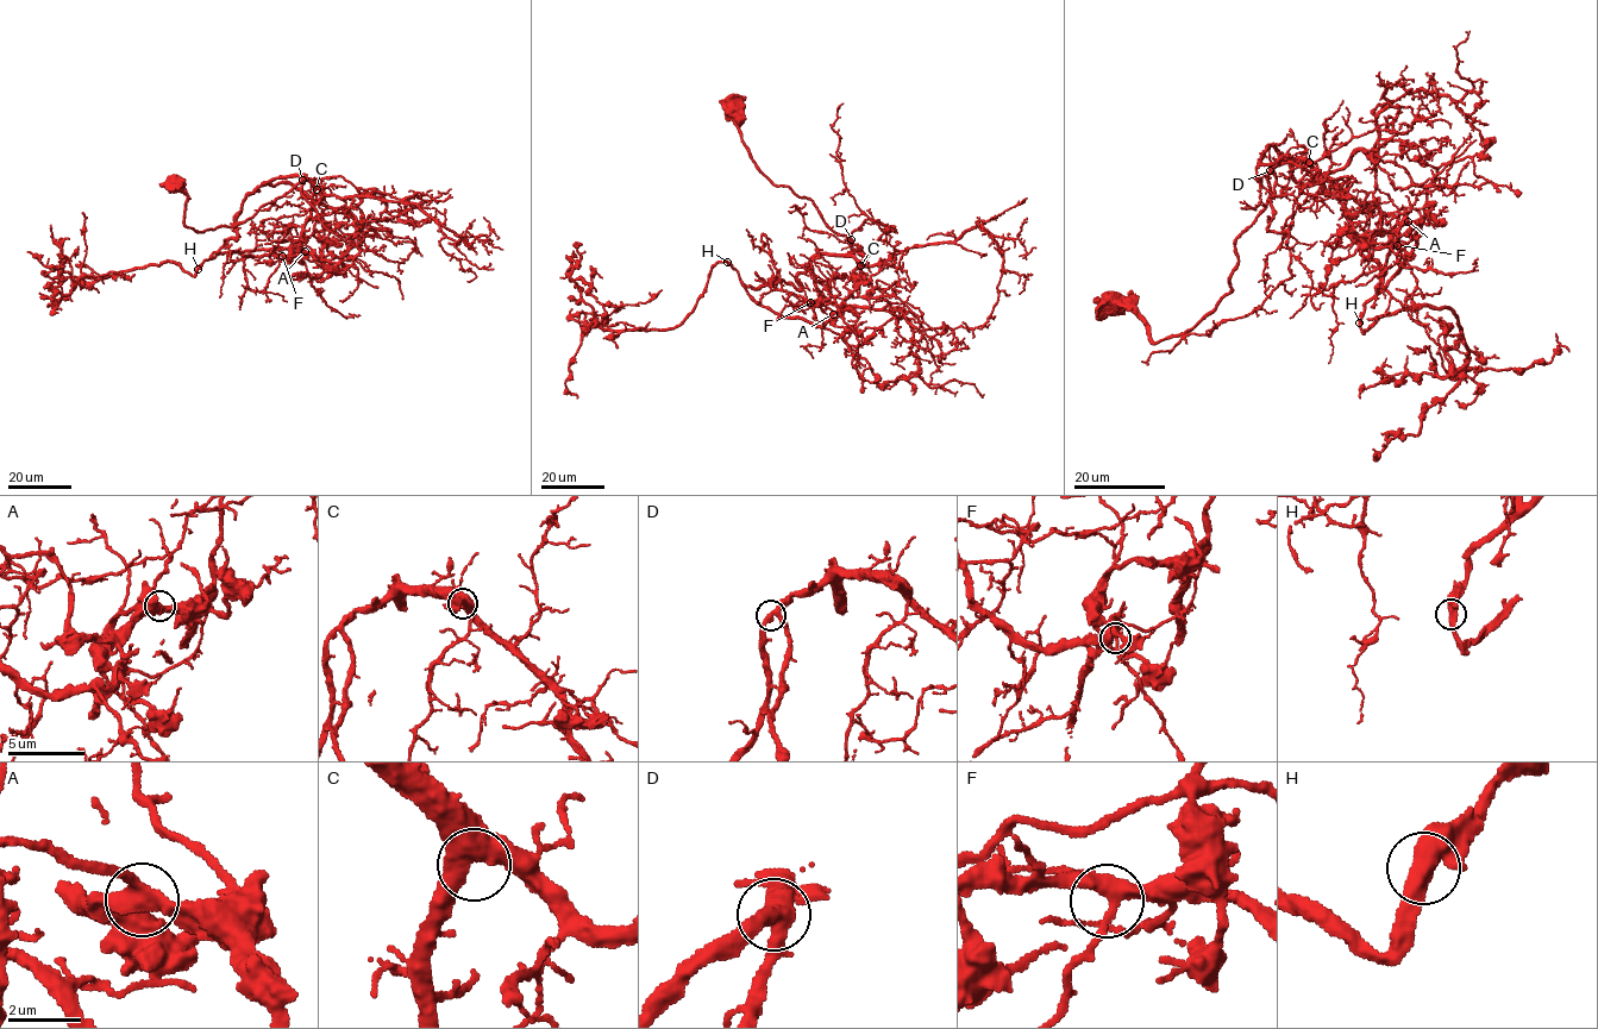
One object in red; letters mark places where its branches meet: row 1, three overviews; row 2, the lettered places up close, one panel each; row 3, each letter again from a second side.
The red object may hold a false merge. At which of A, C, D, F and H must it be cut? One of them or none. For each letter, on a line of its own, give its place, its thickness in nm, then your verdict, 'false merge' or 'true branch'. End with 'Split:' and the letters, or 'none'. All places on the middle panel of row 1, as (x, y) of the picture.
A: at (833, 314); 400 nm thick; true branch
C: at (860, 265); 500 nm thick; true branch
D: at (851, 239); 360 nm thick; true branch
F: at (810, 302); 360 nm thick; true branch
H: at (727, 262); 400 nm thick; true branch
Split: none

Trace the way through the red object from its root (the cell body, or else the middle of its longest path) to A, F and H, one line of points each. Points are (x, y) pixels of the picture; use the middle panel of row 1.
A: (731, 107), (744, 117), (734, 124), (756, 165), (850, 238), (858, 268), (832, 277), (820, 302), (833, 314)
F: (731, 107), (744, 117), (734, 124), (756, 165), (850, 238), (858, 268), (832, 277), (828, 299), (810, 302)
H: (731, 107), (756, 165), (810, 199), (851, 249), (815, 256), (798, 289), (774, 277), (746, 286), (727, 262)

